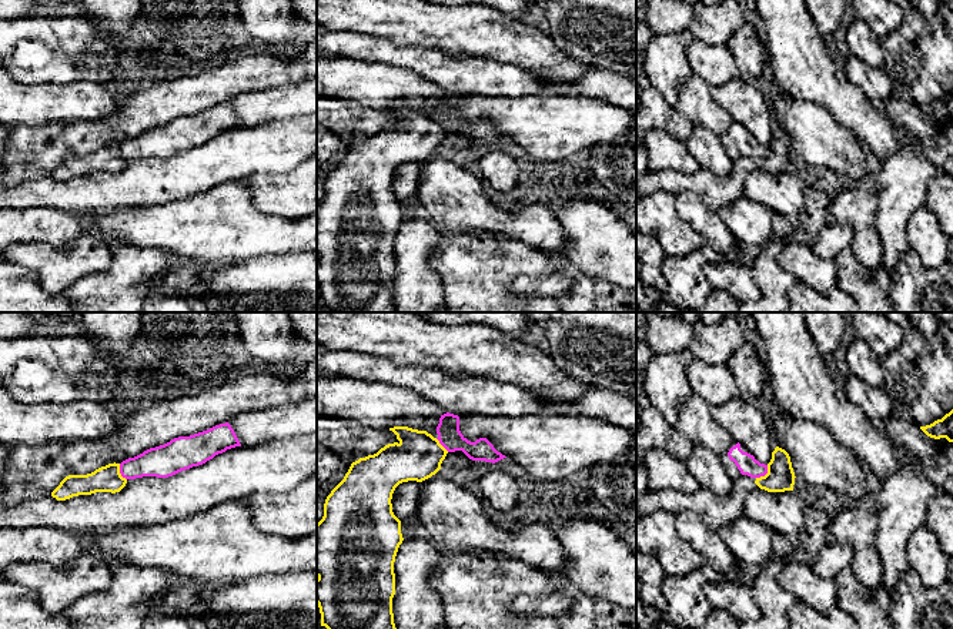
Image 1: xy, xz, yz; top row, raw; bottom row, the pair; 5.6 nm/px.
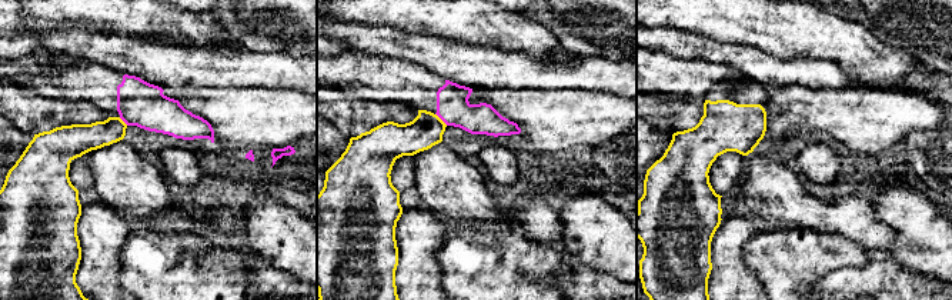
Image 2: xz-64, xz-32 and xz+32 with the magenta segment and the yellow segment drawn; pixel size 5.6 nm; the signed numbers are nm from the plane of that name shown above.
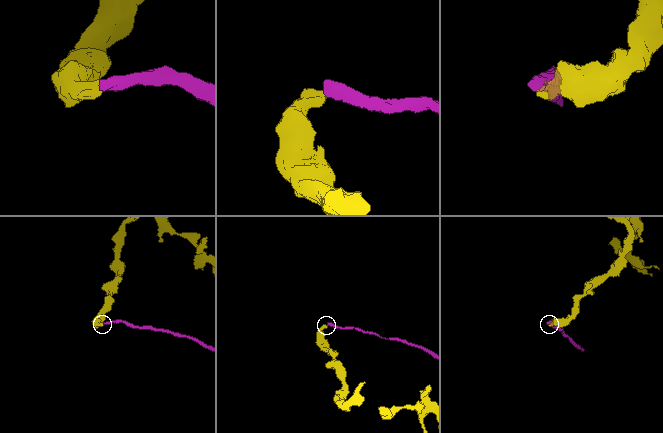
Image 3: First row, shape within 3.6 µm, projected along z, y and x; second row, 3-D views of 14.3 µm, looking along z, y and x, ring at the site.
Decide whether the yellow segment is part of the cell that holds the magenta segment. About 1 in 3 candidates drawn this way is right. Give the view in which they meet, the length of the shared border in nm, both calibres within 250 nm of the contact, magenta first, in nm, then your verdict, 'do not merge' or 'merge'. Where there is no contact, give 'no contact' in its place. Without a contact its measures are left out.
yz | 100 nm | 110/160 nm | do not merge

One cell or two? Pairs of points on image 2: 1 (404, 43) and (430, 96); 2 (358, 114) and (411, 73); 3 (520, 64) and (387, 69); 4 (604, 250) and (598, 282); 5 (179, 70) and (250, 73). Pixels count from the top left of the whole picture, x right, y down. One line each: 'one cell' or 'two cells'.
1: two cells
2: two cells
3: two cells
4: two cells
5: one cell

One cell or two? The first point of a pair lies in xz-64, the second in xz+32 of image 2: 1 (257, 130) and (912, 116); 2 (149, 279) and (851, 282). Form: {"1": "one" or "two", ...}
{"1": "one", "2": "two"}

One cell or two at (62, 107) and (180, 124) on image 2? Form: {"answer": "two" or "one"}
{"answer": "two"}

